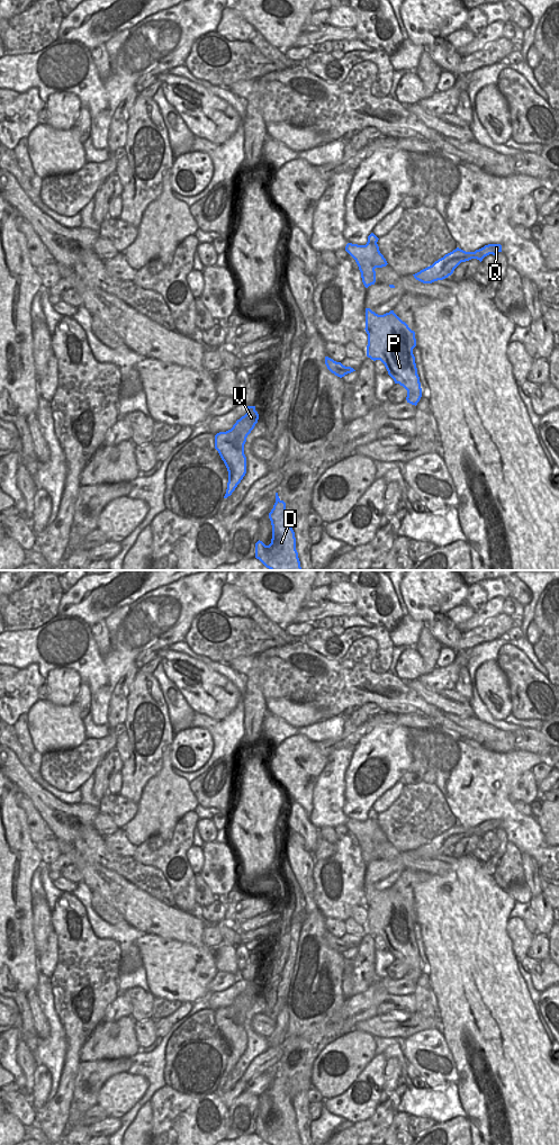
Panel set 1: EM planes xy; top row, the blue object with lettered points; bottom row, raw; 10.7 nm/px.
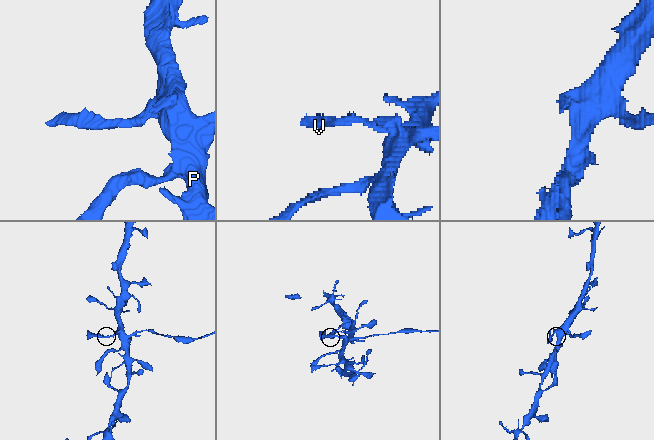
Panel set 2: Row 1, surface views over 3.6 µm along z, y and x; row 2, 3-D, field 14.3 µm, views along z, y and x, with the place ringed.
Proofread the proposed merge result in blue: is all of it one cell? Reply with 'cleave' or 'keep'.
cleave

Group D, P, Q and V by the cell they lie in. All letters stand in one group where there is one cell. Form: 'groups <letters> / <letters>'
groups D P V / Q

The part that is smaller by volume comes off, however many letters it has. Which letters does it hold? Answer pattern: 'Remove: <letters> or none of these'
Remove: Q

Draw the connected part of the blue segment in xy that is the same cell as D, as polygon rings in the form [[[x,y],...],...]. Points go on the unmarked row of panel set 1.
[[[278,1069],[269,1094],[272,1101],[271,1119],[265,1121],[259,1116],[255,1119],[255,1134],[269,1145],[301,1145],[286,1079],[279,1074]]]

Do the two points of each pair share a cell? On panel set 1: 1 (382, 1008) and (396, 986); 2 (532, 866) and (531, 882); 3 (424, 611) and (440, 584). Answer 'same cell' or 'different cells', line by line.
1: different cells
2: same cell
3: same cell

